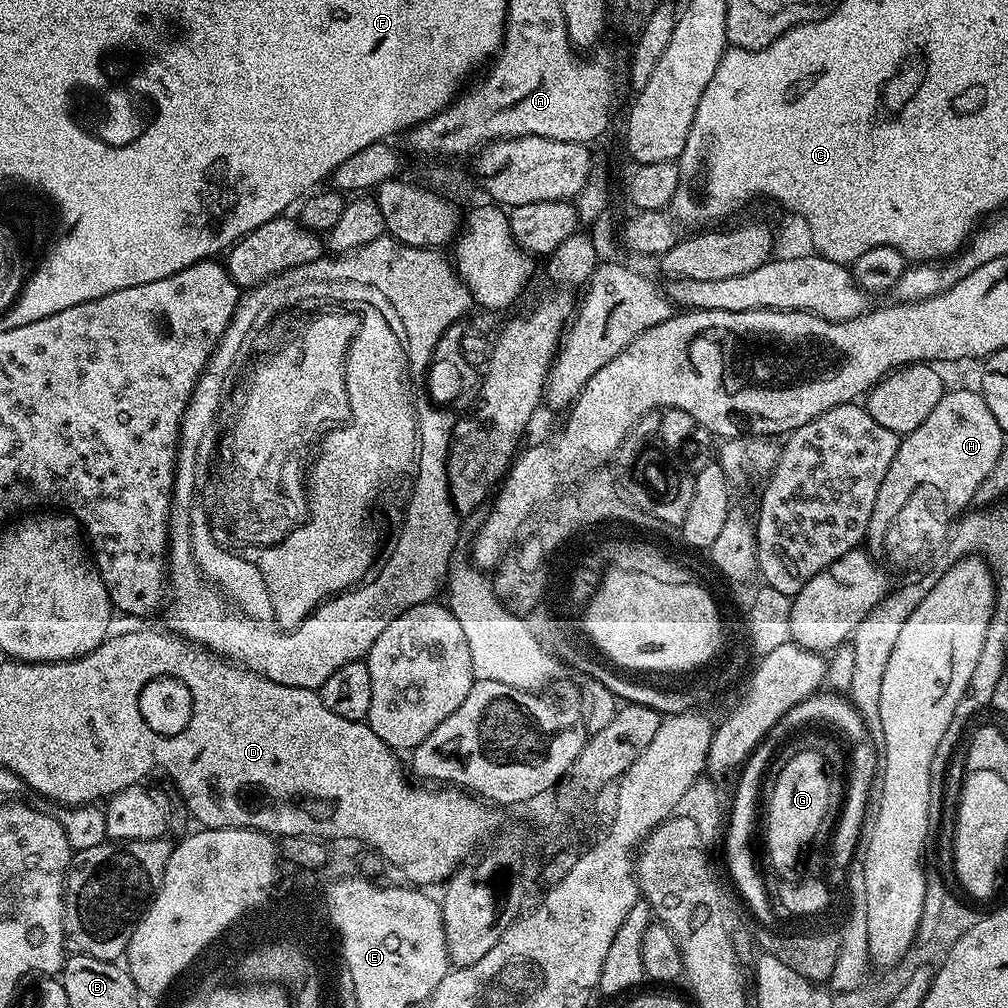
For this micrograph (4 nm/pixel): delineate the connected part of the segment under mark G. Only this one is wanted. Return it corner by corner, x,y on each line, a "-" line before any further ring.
796,752
784,765
780,772
775,773
774,792
766,800
768,806
768,825
764,828
764,844
768,847
768,860
772,863
772,868
777,872
778,877
791,877
791,872
795,870
796,863
800,860
800,855
804,852
804,847
816,836
816,831
824,824
824,819
828,816
828,807
833,803
829,797
830,793
830,768
820,752

